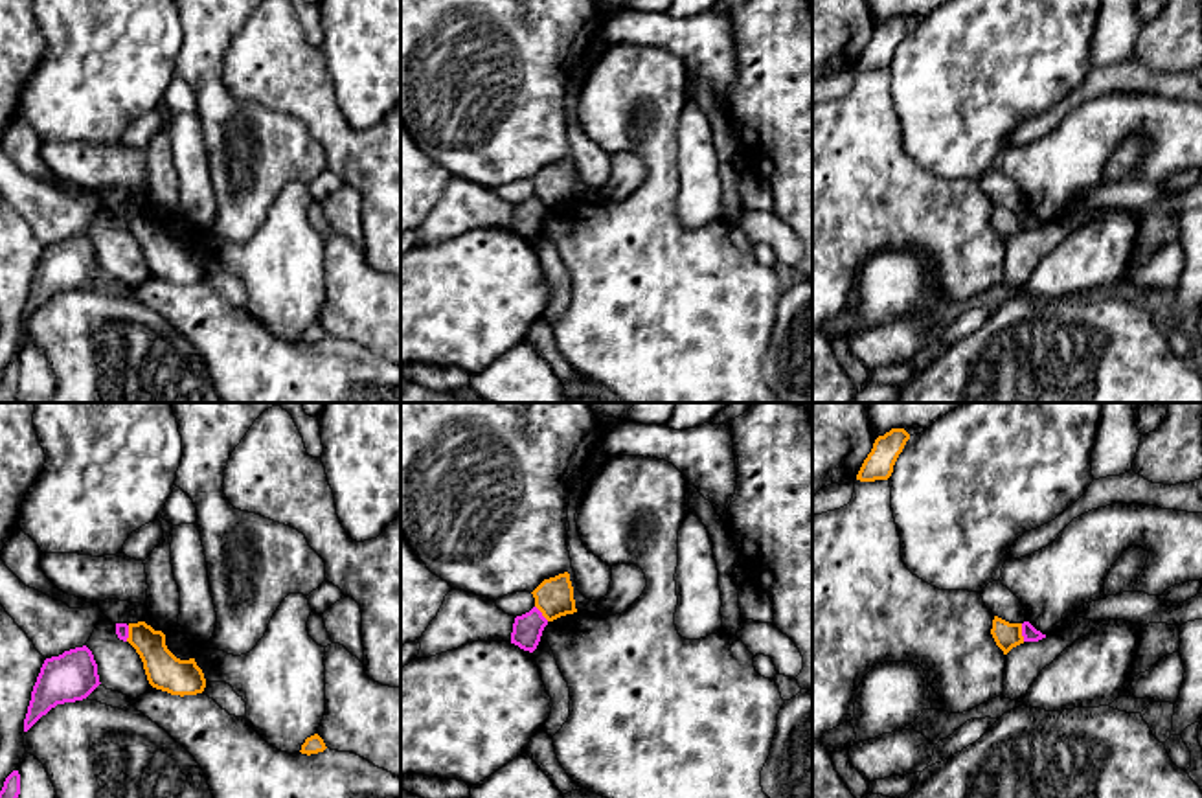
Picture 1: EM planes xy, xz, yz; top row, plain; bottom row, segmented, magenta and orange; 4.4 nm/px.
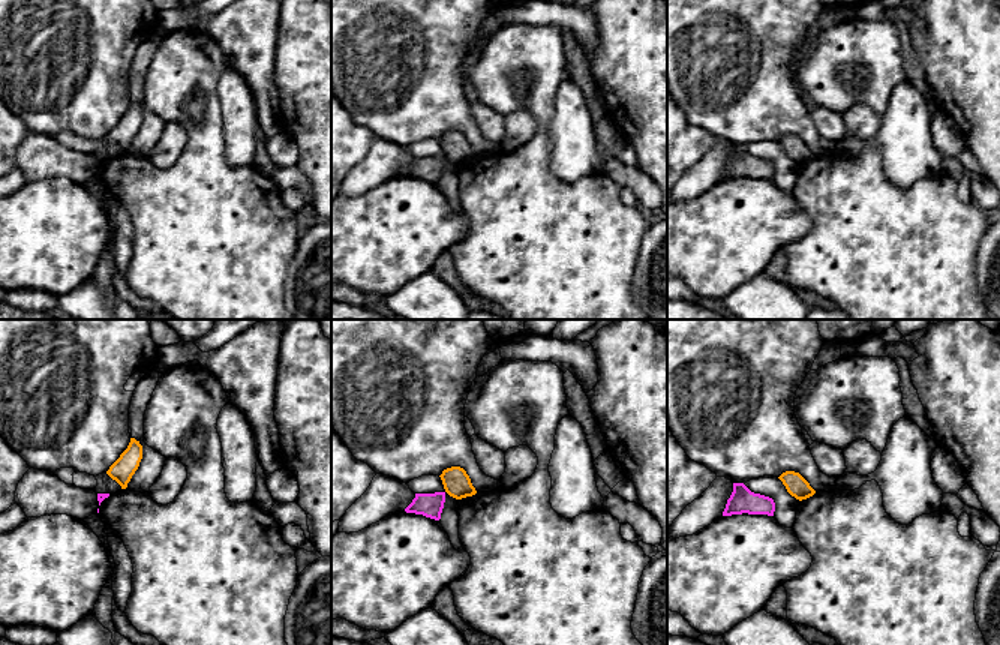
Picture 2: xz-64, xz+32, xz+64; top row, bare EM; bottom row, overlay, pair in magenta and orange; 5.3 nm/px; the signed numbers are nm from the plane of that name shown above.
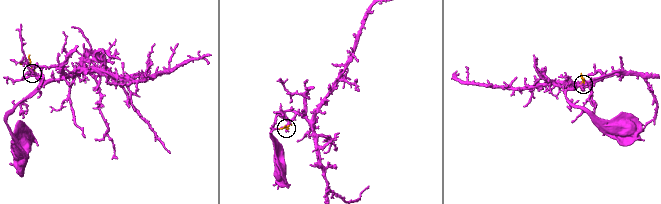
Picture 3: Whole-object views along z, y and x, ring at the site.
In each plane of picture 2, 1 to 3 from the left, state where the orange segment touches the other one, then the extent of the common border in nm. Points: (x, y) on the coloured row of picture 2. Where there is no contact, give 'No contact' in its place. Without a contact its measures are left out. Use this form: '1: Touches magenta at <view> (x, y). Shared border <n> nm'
1: No contact
2: No contact
3: No contact

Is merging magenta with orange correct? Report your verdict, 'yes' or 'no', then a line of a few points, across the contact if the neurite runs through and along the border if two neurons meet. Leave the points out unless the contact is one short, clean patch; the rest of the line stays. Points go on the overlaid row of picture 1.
no; line yz (1020, 624), (1024, 640)

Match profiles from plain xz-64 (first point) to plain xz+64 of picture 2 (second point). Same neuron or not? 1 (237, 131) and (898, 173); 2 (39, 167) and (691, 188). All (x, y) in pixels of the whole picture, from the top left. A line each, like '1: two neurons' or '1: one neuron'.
1: one neuron
2: one neuron

